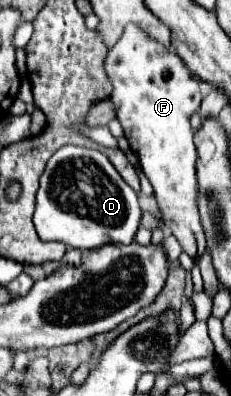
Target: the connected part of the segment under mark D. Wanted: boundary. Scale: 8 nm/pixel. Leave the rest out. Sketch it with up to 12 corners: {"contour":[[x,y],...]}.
{"contour":[[65,145],[33,225],[81,251],[131,243],[137,193],[111,161]]}

